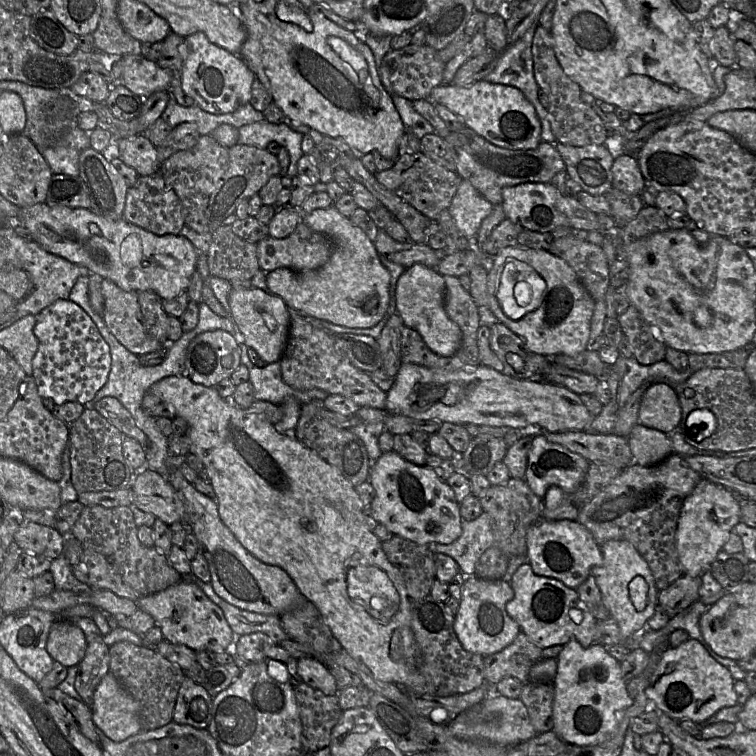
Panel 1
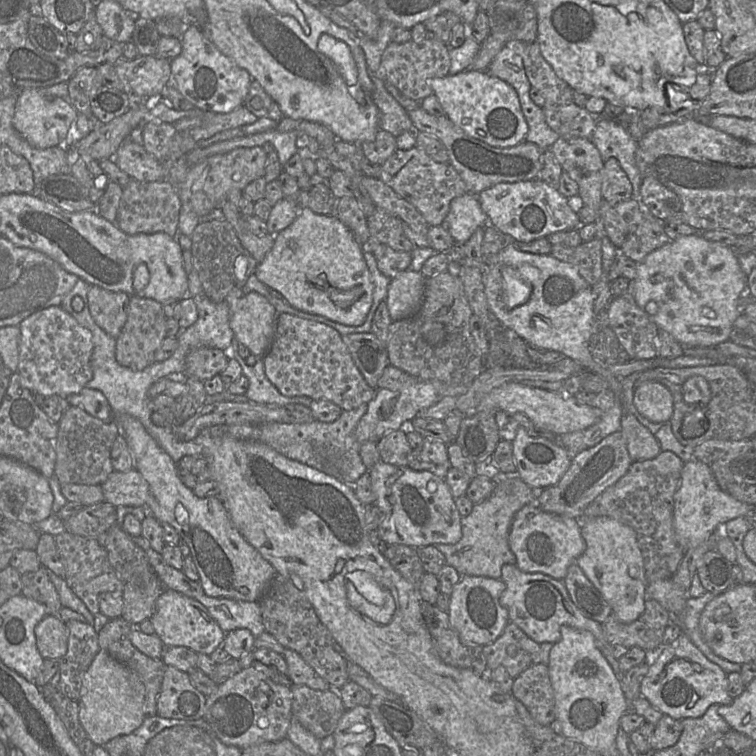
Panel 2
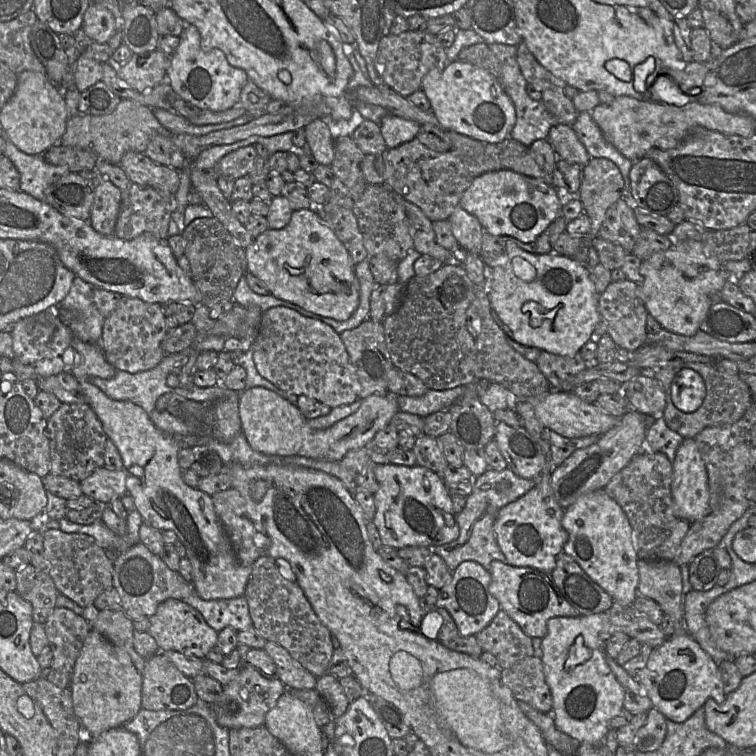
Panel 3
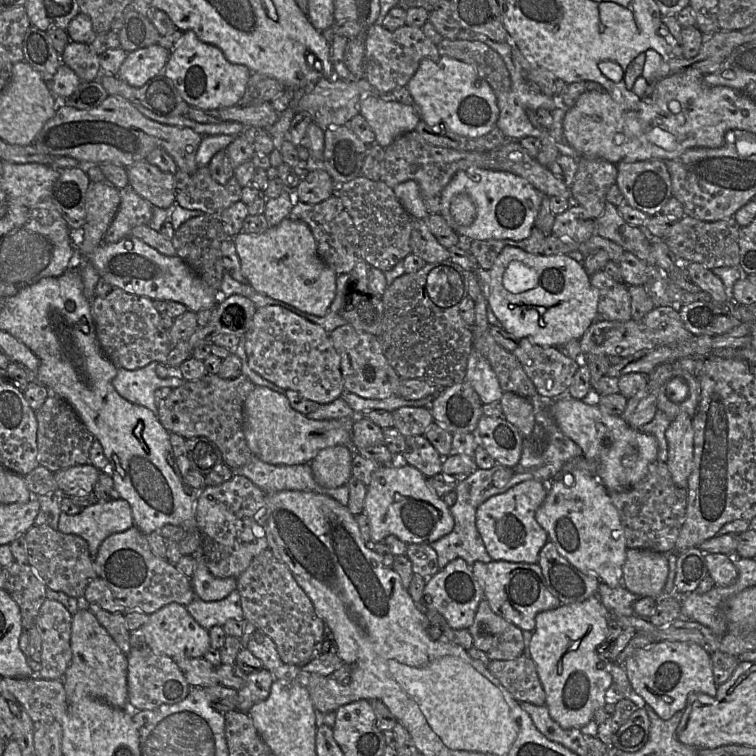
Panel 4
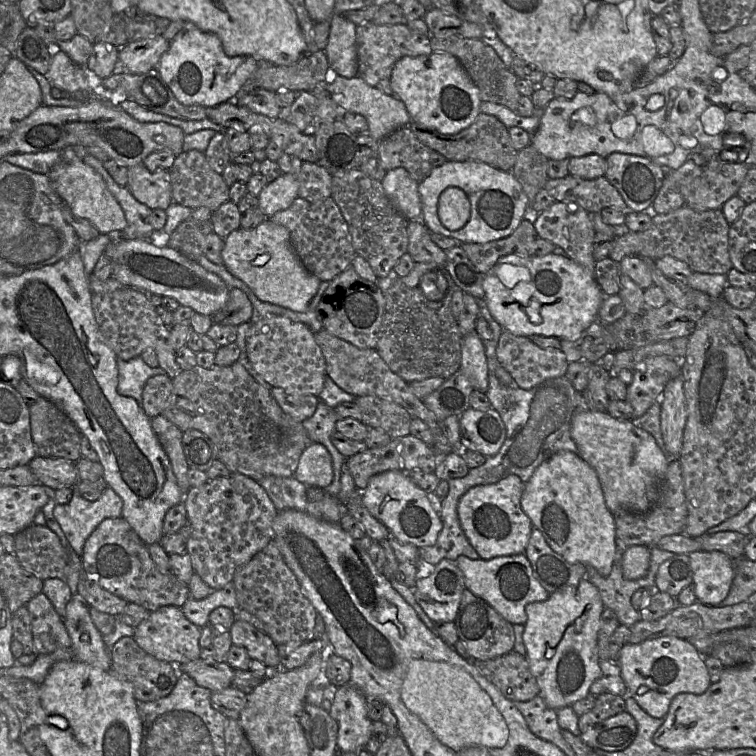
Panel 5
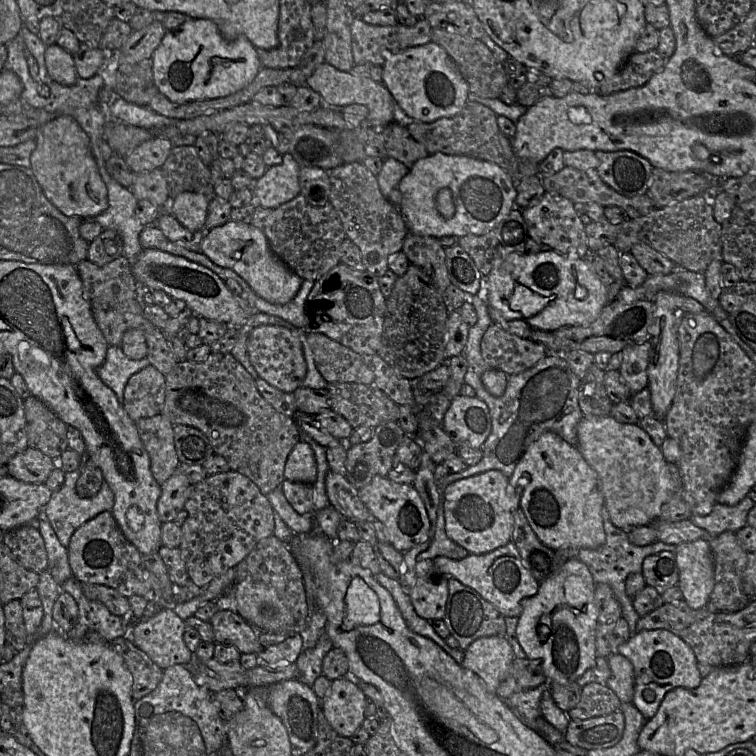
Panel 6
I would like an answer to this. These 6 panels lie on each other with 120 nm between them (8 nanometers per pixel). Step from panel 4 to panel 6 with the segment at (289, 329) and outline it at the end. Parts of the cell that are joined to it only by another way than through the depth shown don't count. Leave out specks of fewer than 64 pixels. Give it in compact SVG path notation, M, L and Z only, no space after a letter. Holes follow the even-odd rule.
M261 325L250 333L247 349L249 359L258 375L273 387L293 393L303 386L307 374L302 343L289 329L276 325Z

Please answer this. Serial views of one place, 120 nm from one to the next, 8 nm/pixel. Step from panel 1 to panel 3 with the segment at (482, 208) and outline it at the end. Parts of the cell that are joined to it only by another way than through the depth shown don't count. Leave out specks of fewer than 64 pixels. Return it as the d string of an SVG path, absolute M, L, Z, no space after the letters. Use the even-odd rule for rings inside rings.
M458 205L454 208L448 221L458 245L467 252L481 257L481 241L484 229L479 220Z

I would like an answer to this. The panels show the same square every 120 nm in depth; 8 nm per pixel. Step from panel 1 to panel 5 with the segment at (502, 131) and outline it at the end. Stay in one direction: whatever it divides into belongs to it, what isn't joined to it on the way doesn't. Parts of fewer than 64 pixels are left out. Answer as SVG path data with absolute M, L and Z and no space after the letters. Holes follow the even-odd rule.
M448 52L405 56L399 59L389 78L394 95L405 105L411 121L443 134L456 134L469 127L481 112L479 91L460 62Z

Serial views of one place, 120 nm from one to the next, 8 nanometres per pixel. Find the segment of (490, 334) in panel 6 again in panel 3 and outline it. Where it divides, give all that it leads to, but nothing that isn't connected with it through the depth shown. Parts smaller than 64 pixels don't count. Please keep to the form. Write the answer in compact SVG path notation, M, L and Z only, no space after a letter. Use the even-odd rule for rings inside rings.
M541 350L535 364L549 382L551 390L561 391L563 381L582 371L587 363L580 355L566 357Z

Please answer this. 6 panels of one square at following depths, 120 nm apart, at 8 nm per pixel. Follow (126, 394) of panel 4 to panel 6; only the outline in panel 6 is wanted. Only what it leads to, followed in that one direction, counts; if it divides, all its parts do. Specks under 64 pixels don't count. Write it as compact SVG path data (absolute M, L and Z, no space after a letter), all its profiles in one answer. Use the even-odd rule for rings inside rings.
M109 346L105 361L96 372L122 403L124 388L130 377L148 365L147 358L133 360L122 352L120 346Z

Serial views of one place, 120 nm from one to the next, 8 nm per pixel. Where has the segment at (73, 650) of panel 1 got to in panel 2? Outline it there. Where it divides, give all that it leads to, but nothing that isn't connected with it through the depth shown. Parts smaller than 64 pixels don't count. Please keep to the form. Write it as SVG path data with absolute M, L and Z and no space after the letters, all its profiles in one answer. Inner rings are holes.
M46 616L35 628L36 644L43 659L60 660L67 653L68 628L57 616Z

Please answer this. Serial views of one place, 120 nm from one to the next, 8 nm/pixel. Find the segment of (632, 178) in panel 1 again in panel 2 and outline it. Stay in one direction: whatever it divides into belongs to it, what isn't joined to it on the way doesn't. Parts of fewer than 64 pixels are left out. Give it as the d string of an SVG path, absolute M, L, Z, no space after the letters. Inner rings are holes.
M616 158L604 161L601 193L610 204L632 198L632 184Z

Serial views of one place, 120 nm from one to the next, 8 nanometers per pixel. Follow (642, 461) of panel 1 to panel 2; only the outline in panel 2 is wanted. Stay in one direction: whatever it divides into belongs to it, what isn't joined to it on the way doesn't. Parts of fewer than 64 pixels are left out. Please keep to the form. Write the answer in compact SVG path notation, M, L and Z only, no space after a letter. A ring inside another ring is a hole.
M623 409L620 431L626 439L627 449L633 462L651 460L661 453L655 434L639 423L628 410Z

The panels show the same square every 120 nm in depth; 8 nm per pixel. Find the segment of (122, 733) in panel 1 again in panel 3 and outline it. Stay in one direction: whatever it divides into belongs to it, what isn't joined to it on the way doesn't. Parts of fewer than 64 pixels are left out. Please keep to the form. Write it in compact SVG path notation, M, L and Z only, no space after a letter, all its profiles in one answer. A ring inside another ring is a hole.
M92 629L86 637L76 660L70 686L74 713L83 729L82 742L89 743L103 732L123 727L141 710L142 675L137 671L129 655L104 636Z

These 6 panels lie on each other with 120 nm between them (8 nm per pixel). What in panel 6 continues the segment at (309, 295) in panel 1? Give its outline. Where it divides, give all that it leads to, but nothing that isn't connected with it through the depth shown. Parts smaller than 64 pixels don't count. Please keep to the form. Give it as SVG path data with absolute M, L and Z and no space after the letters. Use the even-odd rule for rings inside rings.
M227 223L205 232L200 252L215 264L229 268L242 277L253 291L273 304L290 302L299 291L303 279L289 270L271 251L265 234L250 223Z

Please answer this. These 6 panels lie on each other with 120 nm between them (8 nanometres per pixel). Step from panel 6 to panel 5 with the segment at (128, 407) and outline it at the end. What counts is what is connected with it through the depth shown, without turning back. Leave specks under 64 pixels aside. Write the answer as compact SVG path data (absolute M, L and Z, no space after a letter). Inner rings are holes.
M154 375L145 383L141 407L151 419L161 415L173 390L172 378L168 375Z

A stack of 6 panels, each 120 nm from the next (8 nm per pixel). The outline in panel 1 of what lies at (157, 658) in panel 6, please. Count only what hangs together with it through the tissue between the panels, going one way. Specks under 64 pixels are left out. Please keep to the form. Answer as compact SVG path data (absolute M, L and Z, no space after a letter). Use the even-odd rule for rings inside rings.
M182 579L166 590L143 596L136 605L138 609L154 618L155 624L161 628L164 639L173 644L186 645L194 651L211 652L230 650L232 646L234 632L222 609L190 579Z

